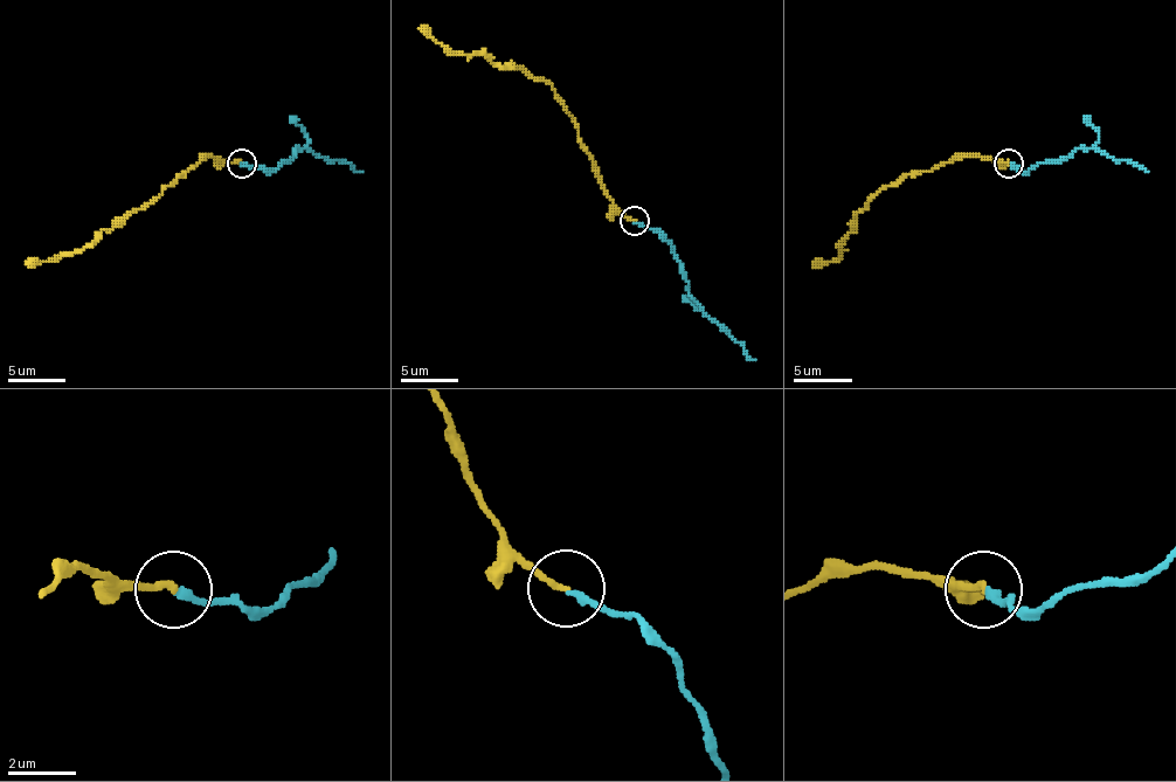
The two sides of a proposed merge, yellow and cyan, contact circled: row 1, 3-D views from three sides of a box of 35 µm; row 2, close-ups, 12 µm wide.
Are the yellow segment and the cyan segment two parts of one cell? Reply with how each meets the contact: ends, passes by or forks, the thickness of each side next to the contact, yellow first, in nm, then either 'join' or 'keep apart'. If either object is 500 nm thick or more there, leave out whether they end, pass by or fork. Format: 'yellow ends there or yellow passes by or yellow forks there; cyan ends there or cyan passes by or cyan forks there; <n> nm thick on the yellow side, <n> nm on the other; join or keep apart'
yellow ends there; cyan ends there; 180 nm thick on the yellow side, 240 nm on the other; join

